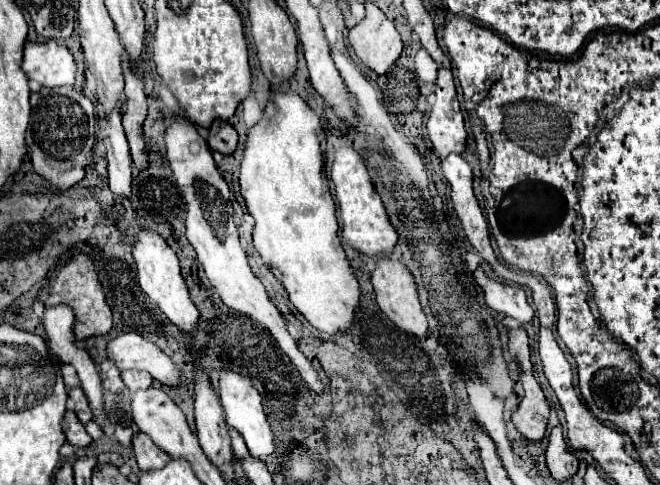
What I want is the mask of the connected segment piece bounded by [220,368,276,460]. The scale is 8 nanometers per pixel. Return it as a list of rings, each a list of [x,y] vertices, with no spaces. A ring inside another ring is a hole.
[[[230,368],[220,370],[220,398],[222,398],[222,406],[226,410],[226,424],[242,434],[250,454],[254,458],[260,458],[260,460],[274,454],[276,452],[274,434],[272,434],[272,430],[266,422],[266,414],[264,414],[264,408],[262,408],[262,402],[260,402],[260,394],[252,386],[250,378],[240,374],[240,372],[234,372]]]

